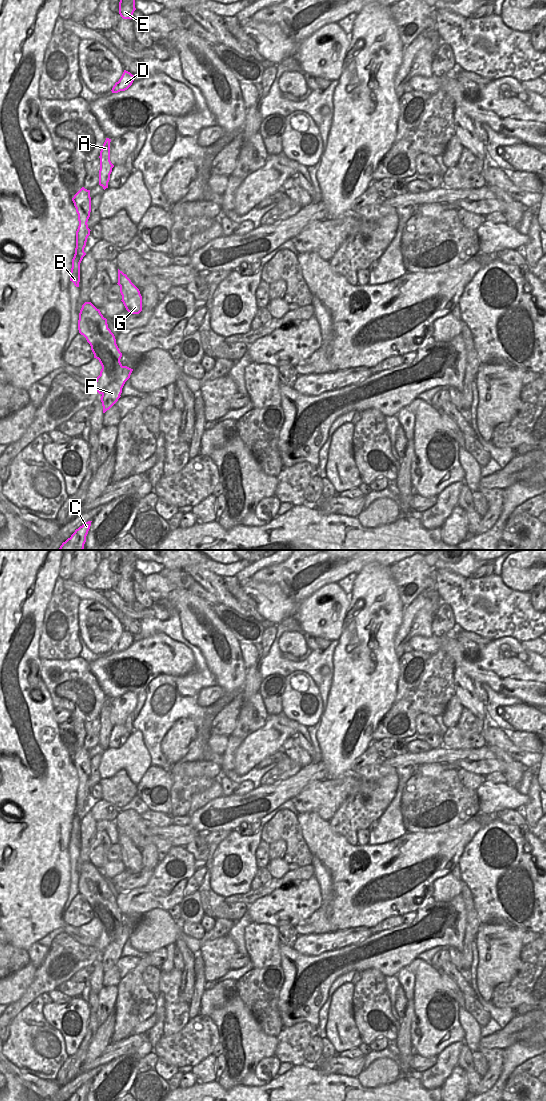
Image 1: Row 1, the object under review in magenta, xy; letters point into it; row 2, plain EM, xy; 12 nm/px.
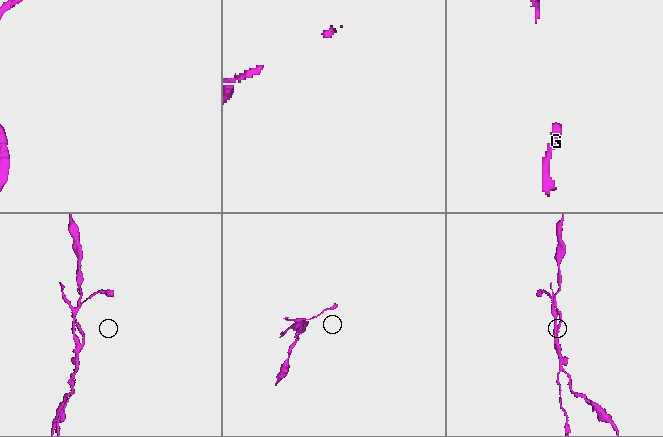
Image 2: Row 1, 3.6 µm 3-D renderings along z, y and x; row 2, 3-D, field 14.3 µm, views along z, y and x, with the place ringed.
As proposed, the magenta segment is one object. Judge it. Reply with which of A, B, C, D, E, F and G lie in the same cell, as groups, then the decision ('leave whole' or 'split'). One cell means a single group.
A C D E F G / B; split

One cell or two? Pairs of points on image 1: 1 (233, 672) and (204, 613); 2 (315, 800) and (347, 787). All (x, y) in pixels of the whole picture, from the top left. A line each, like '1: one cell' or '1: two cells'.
1: one cell
2: one cell

